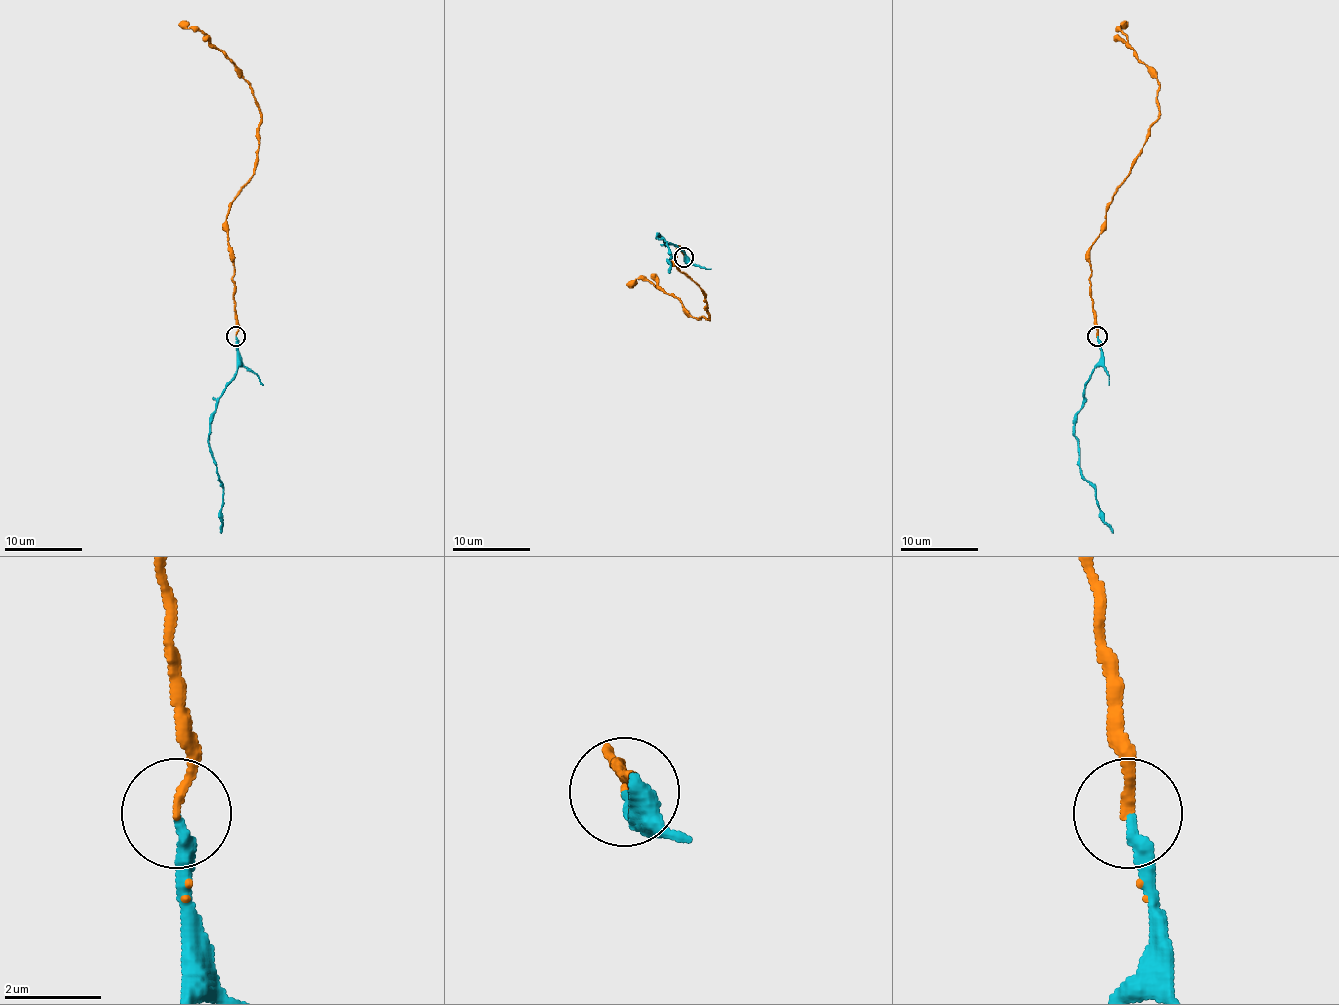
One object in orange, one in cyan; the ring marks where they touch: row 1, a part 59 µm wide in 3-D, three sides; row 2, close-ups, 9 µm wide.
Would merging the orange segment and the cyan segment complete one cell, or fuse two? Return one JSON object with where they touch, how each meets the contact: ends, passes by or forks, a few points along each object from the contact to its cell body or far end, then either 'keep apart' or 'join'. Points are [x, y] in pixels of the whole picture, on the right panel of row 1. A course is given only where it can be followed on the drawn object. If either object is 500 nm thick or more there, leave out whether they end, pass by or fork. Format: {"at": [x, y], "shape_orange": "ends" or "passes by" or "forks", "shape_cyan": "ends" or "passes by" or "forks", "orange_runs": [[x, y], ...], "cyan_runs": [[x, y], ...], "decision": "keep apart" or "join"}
{"at": [1097, 336], "shape_orange": "passes by", "shape_cyan": "ends", "orange_runs": [[1097, 336], [1090, 289], [1092, 244], [1101, 230], [1105, 209], [1158, 117], [1158, 82], [1119, 31], [1125, 23]], "cyan_runs": [[1097, 336], [1101, 361], [1084, 388], [1074, 435], [1082, 476], [1095, 490], [1101, 519], [1113, 533]], "decision": "join"}

